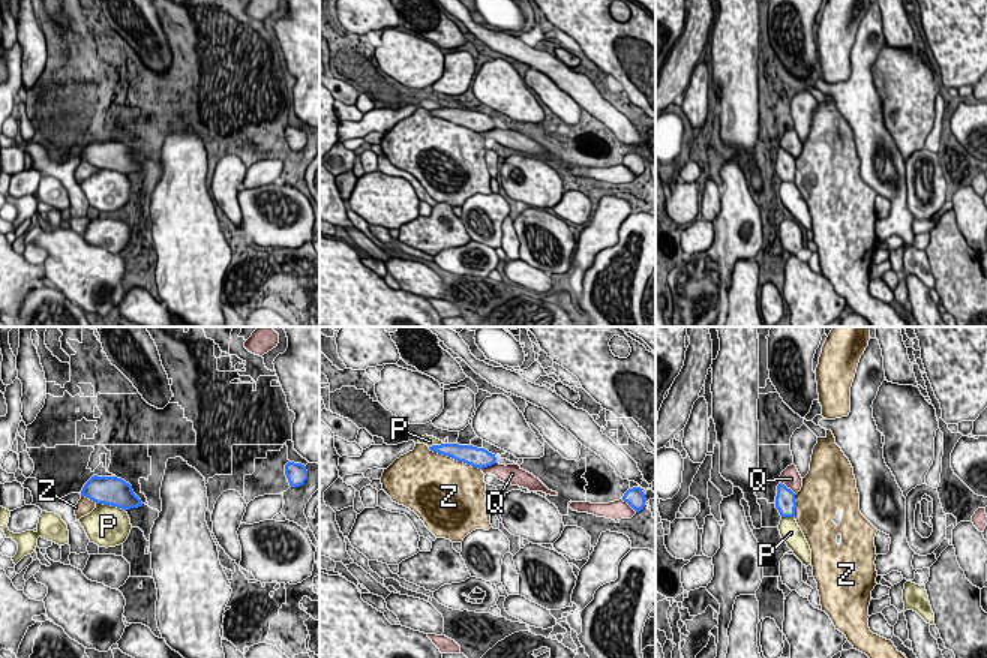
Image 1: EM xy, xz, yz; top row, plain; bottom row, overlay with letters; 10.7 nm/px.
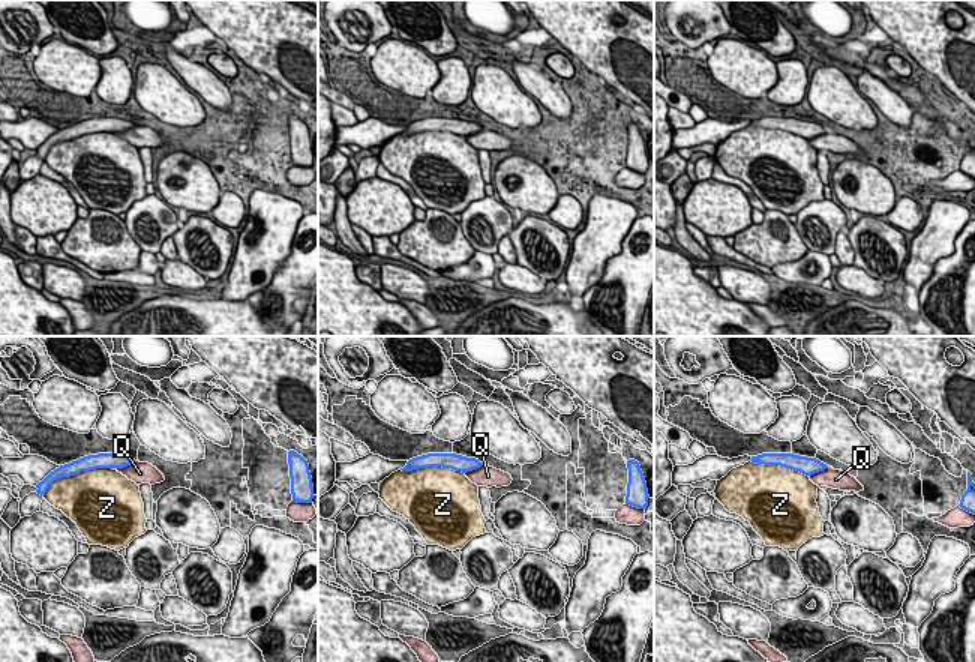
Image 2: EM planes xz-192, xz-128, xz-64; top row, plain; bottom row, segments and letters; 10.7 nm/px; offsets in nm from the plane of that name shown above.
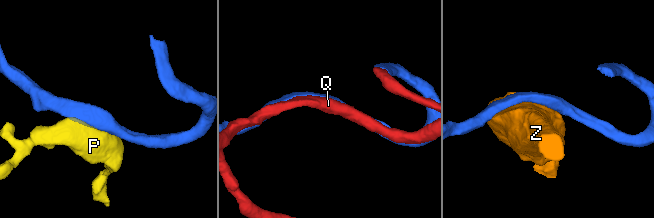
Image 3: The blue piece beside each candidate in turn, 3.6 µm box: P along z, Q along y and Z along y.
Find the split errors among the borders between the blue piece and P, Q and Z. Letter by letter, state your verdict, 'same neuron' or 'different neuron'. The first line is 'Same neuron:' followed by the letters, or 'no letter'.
Same neuron: Q
P: different neuron
Q: same neuron
Z: different neuron

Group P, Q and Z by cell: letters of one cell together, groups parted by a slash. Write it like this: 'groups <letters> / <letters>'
groups P / Q / Z

